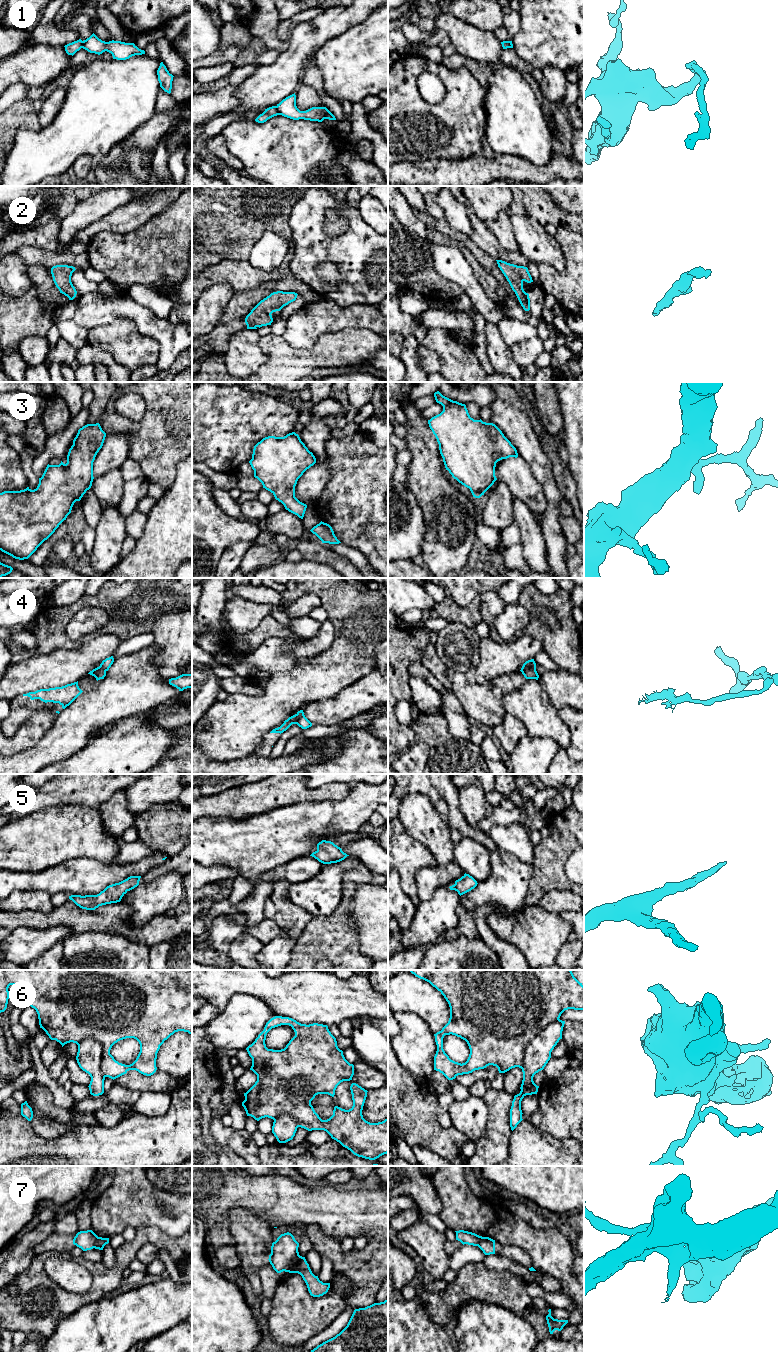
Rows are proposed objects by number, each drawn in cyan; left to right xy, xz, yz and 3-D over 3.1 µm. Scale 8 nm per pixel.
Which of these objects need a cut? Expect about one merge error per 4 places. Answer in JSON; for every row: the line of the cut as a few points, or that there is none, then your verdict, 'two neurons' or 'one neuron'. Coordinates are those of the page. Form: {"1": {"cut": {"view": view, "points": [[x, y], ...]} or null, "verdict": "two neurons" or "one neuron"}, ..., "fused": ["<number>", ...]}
{"1": {"cut": {"view": "xz", "points": [[275, 106], [279, 114]]}, "verdict": "two neurons"}, "2": {"cut": null, "verdict": "one neuron"}, "3": {"cut": null, "verdict": "one neuron"}, "4": {"cut": {"view": "yz", "points": [[535, 669], [524, 669], [521, 671]]}, "verdict": "two neurons"}, "5": {"cut": null, "verdict": "one neuron"}, "6": {"cut": {"view": "xy", "points": [[82, 1039], [95, 1039], [101, 1045], [101, 1072], [105, 1076]]}, "verdict": "two neurons"}, "7": {"cut": {"view": "xz", "points": [[298, 1253], [283, 1270]]}, "verdict": "two neurons"}, "fused": ["1", "4", "6", "7"]}

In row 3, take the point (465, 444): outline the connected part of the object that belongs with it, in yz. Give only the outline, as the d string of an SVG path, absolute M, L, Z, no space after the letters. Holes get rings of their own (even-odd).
M439 391L434 397L443 406L443 411L428 420L428 424L439 444L445 468L470 489L473 497L480 498L497 480L496 463L509 457L517 458L517 450L495 424L471 418L465 404L453 401Z

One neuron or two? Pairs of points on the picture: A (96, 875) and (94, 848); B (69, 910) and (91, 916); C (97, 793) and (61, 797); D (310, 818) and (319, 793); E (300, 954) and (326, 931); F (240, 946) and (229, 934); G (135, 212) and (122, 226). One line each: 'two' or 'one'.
A: two
B: one
C: one
D: two
E: one
F: two
G: one

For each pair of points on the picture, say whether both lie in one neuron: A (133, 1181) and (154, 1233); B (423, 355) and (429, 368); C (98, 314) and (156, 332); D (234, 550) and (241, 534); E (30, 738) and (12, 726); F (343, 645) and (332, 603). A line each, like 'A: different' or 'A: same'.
A: different
B: same
C: same
D: different
E: different
F: same

